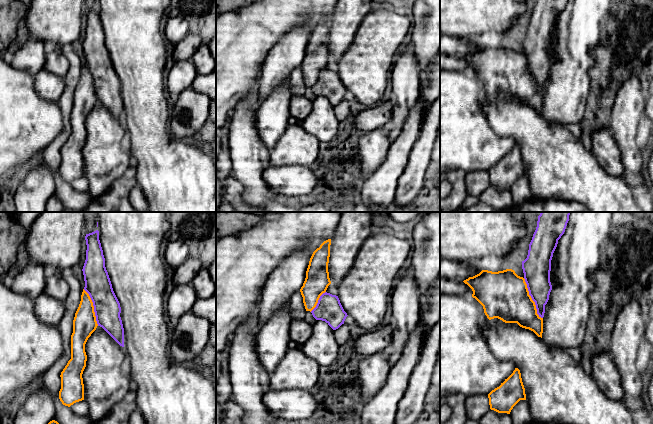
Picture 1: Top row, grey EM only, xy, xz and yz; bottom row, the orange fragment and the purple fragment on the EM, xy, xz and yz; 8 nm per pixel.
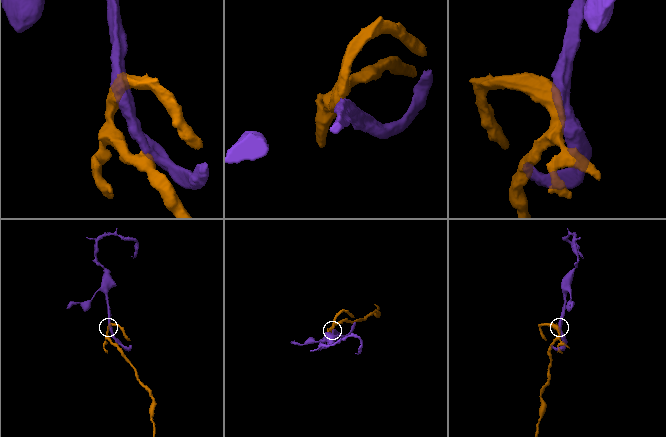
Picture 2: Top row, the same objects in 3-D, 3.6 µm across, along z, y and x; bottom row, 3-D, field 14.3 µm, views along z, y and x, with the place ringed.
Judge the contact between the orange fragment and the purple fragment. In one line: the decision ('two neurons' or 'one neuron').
one neuron

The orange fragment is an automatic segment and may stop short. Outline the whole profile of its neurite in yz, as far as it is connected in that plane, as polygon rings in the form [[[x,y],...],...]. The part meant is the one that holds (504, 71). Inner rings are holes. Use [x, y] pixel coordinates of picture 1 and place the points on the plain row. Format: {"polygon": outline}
{"polygon": [[[537,0],[529,20],[527,34],[522,37],[523,53],[518,52],[512,45],[498,48],[482,46],[479,50],[463,57],[472,65],[472,73],[483,82],[489,96],[498,94],[505,99],[517,99],[542,114],[545,81],[552,66],[551,36],[566,2],[567,0]]]}

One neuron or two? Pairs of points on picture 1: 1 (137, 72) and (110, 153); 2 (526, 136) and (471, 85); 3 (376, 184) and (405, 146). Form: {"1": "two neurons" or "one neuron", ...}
{"1": "two neurons", "2": "two neurons", "3": "one neuron"}

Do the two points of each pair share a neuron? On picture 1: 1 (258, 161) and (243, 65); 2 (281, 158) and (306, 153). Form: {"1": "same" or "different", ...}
{"1": "different", "2": "same"}

